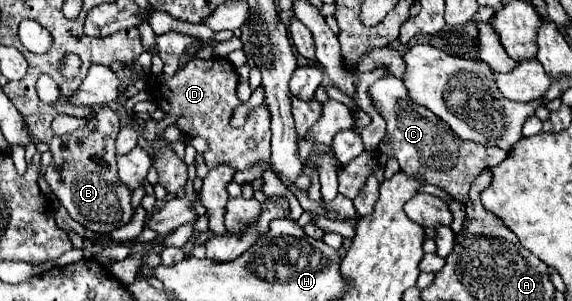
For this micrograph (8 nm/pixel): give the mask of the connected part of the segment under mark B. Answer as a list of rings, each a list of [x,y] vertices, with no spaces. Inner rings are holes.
[[[100,107],[86,127],[54,137],[50,151],[54,155],[44,177],[50,183],[58,201],[68,209],[70,217],[94,233],[110,233],[132,221],[134,209],[130,205],[130,187],[118,183],[114,141],[120,131],[118,115],[110,107]]]

